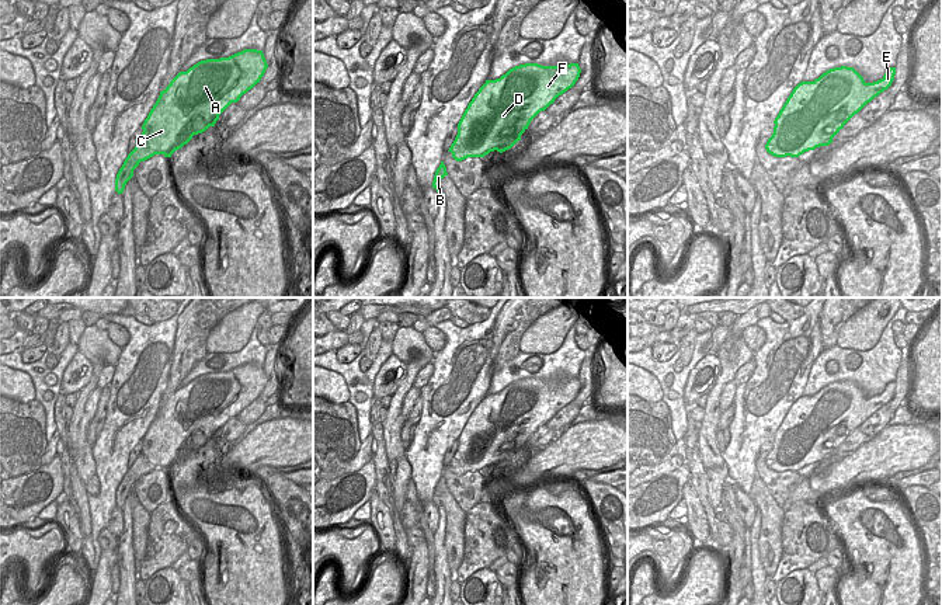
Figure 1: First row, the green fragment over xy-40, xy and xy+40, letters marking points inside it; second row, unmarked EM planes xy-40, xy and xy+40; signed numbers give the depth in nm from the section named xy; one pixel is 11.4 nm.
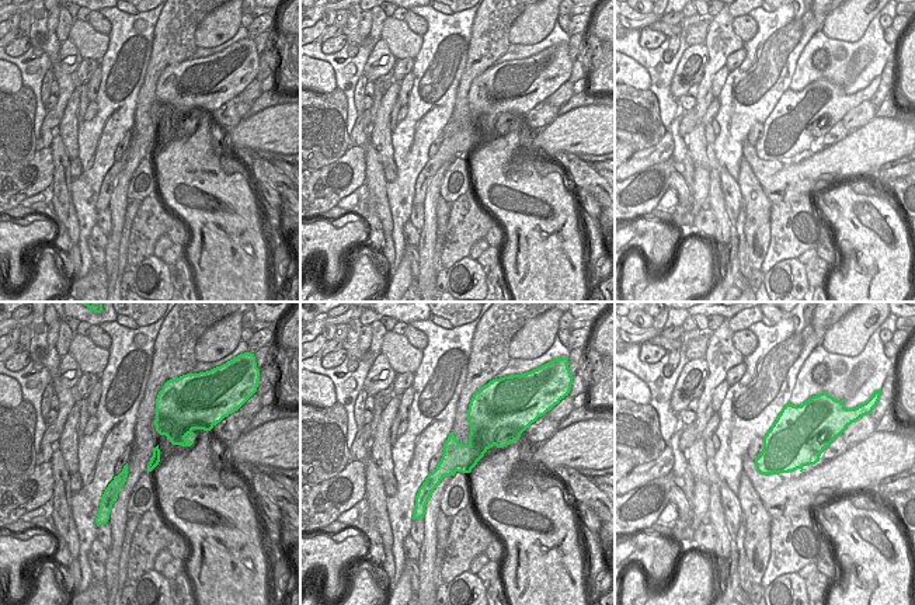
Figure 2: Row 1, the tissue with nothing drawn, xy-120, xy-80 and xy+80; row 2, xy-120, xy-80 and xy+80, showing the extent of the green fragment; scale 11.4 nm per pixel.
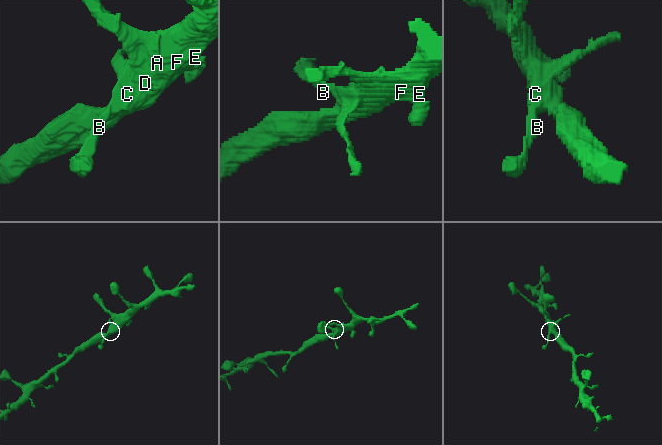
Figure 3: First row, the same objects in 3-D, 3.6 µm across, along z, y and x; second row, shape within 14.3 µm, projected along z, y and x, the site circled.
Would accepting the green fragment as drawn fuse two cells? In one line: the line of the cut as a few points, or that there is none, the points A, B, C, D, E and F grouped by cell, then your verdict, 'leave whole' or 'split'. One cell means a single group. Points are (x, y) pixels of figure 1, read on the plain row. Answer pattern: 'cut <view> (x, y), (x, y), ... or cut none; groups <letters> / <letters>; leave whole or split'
cut none; groups A B C D E F; leave whole

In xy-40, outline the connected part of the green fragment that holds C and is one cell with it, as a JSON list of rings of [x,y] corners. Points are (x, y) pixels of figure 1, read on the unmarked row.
[[[244,364],[229,372],[201,375],[180,386],[160,410],[142,439],[142,451],[115,493],[122,508],[133,484],[154,469],[171,472],[194,449],[215,441],[219,430],[260,397],[268,379],[263,365]]]

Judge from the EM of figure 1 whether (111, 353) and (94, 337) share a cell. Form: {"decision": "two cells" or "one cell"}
{"decision": "one cell"}

